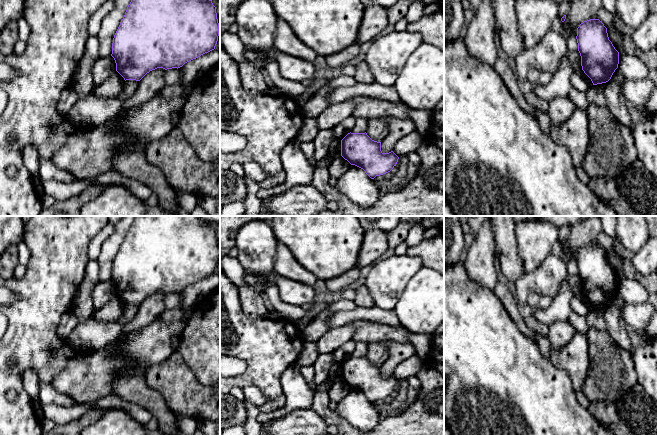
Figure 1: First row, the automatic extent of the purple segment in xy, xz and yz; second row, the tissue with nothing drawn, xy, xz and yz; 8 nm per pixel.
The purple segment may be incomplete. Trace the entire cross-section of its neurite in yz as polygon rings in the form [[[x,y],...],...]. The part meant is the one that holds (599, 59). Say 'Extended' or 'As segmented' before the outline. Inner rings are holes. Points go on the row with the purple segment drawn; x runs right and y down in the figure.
As segmented. [[[599,19],[584,21],[577,28],[578,51],[584,73],[593,85],[608,82],[619,64],[619,52]]]

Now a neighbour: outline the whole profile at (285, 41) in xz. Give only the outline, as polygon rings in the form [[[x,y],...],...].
[[[277,16],[277,29],[274,35],[276,51],[313,62],[317,57],[315,51],[305,45],[293,32],[289,24]]]

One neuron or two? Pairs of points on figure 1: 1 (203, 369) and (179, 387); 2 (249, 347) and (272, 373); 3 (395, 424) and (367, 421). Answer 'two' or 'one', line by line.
1: two
2: one
3: two

